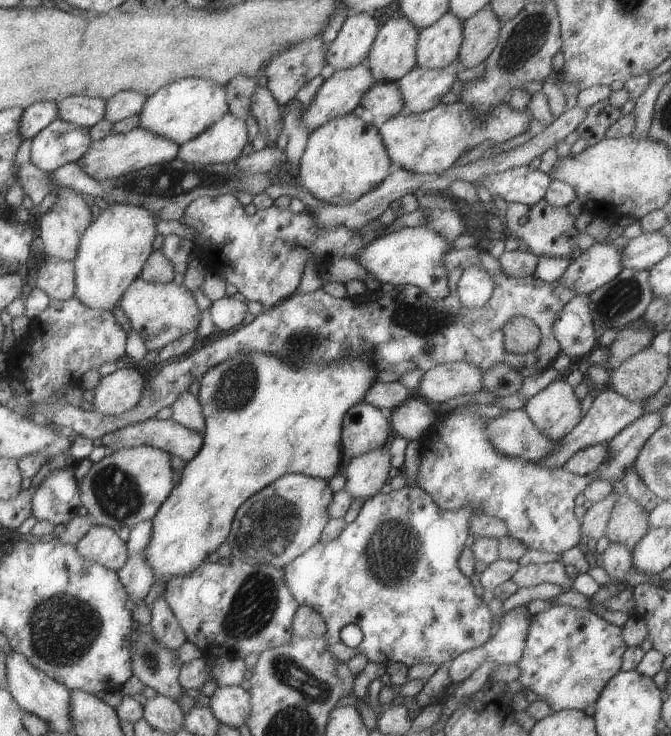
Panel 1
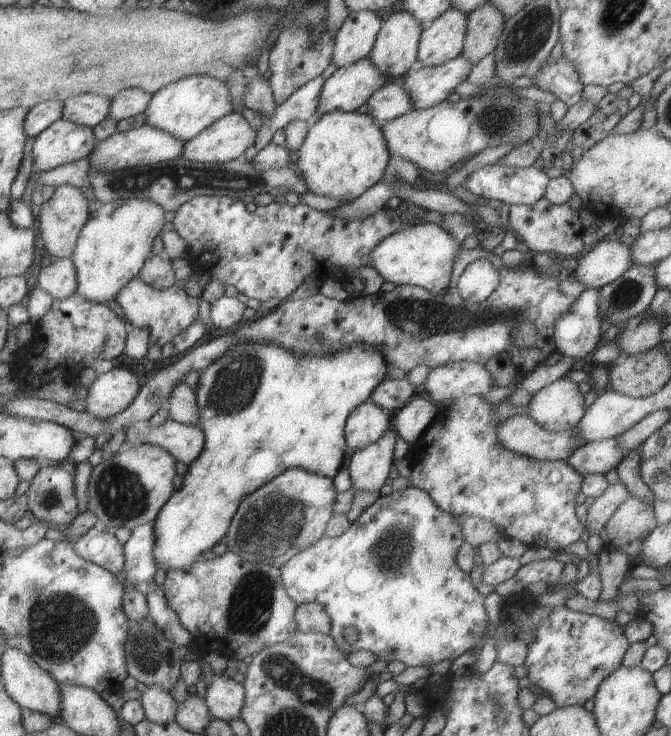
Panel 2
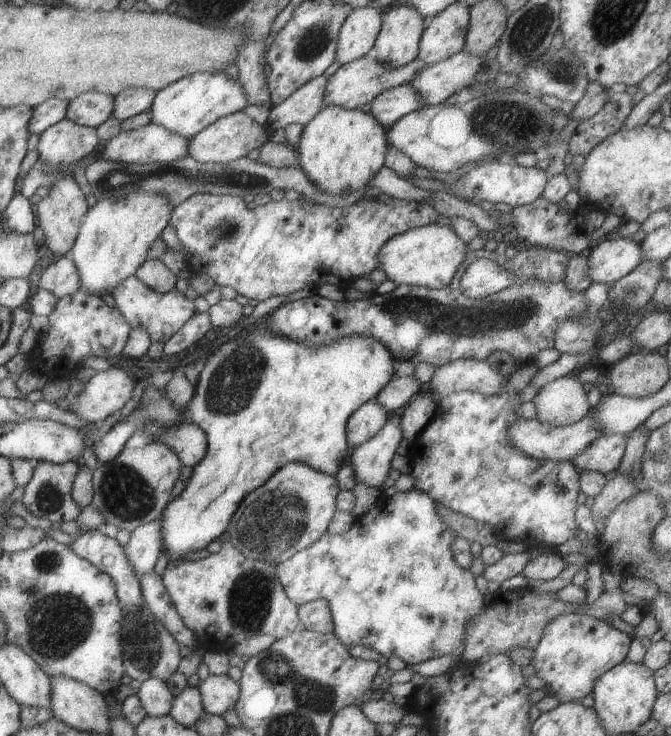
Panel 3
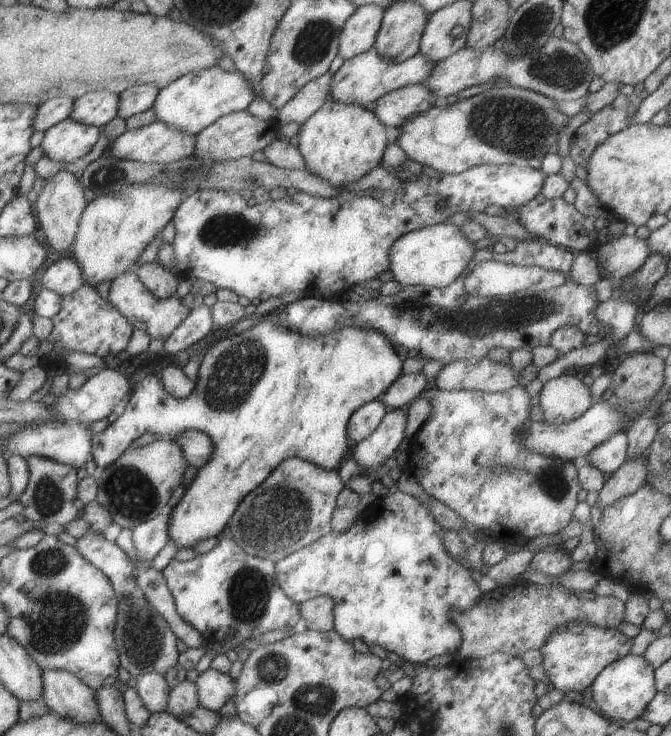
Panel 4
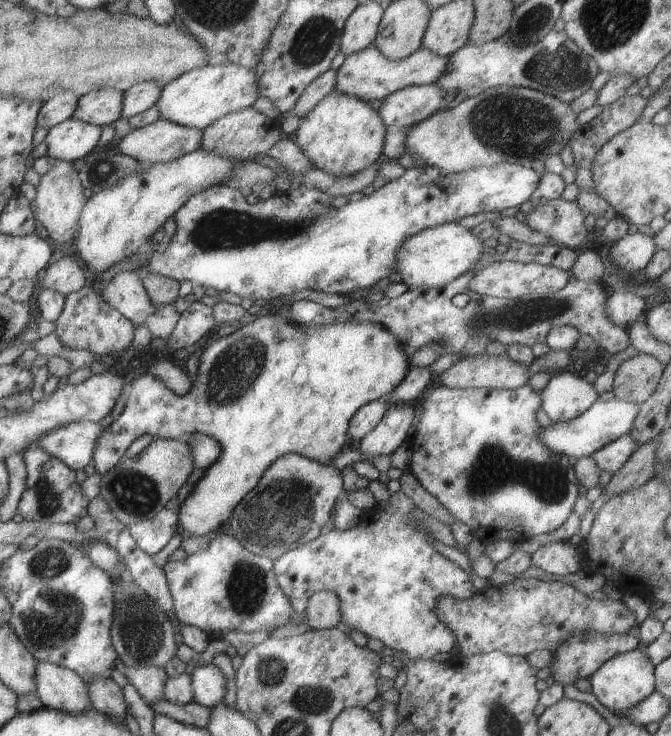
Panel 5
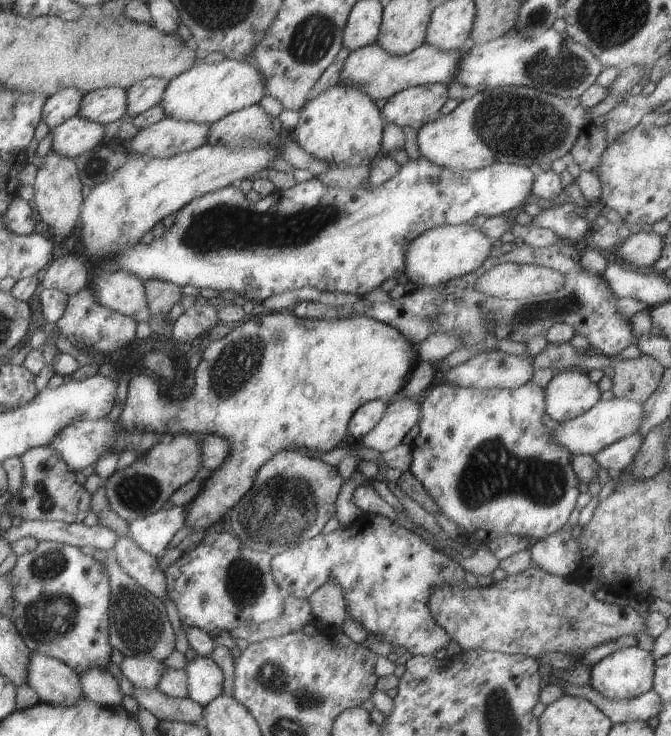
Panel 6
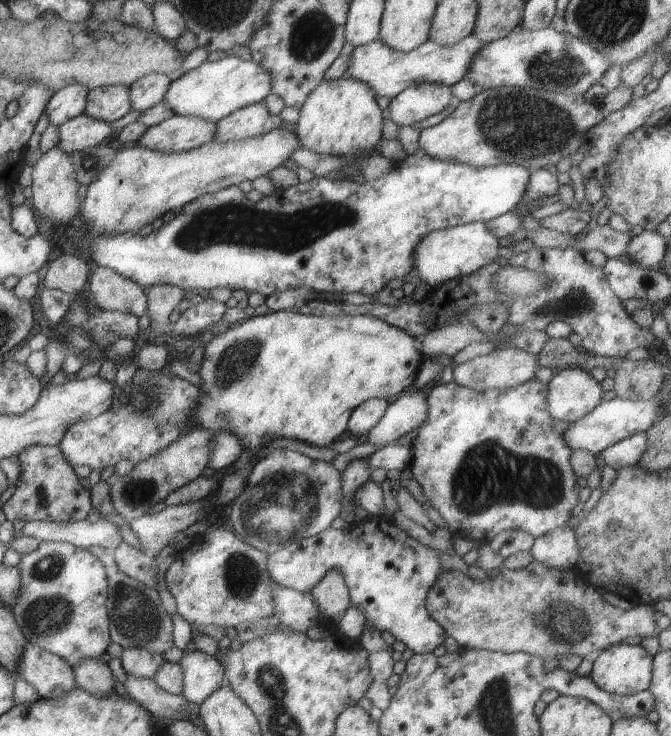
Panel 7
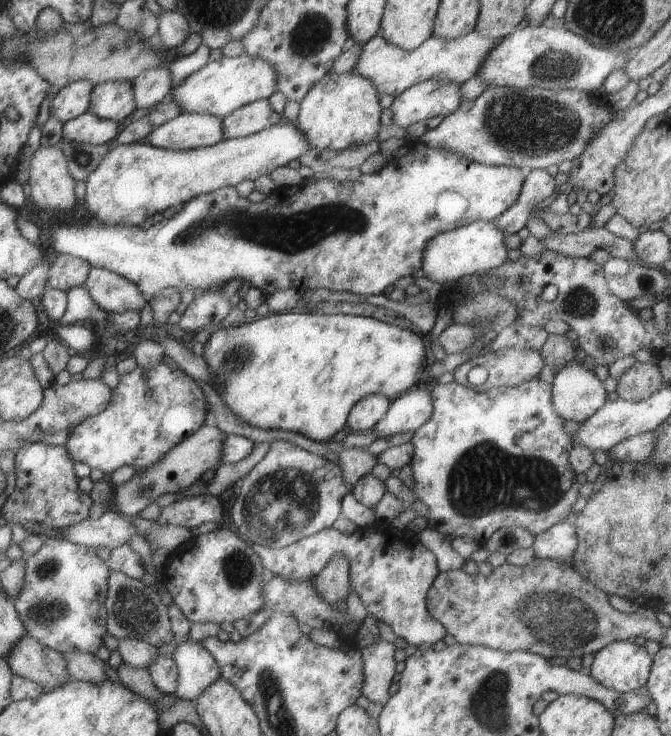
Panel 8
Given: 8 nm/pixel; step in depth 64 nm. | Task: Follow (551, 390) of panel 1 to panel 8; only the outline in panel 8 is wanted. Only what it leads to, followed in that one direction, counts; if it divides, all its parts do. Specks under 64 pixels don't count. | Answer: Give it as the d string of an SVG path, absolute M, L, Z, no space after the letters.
M572 362L557 370L552 382L552 404L558 416L564 420L582 423L588 420L598 408L602 408L607 401L604 383L598 379L594 371L587 370L582 362Z

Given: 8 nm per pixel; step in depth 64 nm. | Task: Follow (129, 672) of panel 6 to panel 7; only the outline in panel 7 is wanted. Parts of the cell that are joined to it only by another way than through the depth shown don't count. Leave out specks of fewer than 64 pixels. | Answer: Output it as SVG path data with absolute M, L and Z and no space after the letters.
M126 648L122 652L121 661L126 674L154 680L158 668L162 668L165 660L163 655L154 654L144 648Z

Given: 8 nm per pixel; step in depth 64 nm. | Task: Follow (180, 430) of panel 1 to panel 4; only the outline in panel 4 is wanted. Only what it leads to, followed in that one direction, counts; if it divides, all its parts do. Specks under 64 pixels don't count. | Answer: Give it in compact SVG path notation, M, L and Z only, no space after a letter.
M184 430L171 439L182 448L186 462L196 468L202 468L214 454L212 440L200 430Z

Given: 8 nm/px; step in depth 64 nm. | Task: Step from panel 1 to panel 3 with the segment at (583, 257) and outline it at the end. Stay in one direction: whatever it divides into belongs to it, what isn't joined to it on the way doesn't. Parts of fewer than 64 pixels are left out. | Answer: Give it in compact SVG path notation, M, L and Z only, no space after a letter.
M623 237L618 240L604 238L586 253L592 282L614 282L635 270L642 262L640 243Z

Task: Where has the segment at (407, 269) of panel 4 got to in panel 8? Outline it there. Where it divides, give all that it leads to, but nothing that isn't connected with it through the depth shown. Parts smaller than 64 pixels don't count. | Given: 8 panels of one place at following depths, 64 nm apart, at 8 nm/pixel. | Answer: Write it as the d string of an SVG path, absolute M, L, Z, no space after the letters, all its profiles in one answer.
M485 220L442 232L426 244L422 252L420 274L432 282L443 285L448 281L458 282L463 276L490 272L492 268L498 268L506 262L506 253L509 249L506 247L504 238L506 236L500 228L496 228L492 221L486 222Z

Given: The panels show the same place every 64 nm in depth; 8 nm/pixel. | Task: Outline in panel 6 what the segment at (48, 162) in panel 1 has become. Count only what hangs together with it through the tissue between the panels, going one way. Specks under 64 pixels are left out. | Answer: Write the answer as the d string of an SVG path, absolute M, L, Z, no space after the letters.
M76 115L50 130L52 151L66 158L78 158L98 146L104 138L103 124L84 120Z

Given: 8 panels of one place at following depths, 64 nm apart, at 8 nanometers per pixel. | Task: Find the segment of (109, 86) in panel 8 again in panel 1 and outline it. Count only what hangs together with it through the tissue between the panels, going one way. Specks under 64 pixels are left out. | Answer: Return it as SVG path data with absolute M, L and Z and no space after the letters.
M70 96L58 104L58 116L66 122L90 128L104 118L107 99Z

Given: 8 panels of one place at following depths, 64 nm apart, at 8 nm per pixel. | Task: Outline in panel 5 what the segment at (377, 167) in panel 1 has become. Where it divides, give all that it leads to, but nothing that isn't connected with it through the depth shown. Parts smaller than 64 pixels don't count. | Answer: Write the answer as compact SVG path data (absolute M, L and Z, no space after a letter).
M334 91L300 119L294 139L314 169L332 176L354 176L383 159L384 136L386 126L377 110L356 96Z

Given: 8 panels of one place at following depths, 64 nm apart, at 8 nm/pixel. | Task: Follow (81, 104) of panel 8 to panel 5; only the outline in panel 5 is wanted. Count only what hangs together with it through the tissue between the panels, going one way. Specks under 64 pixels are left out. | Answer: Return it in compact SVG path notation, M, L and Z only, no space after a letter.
M72 91L57 92L56 96L43 102L38 114L38 127L49 129L72 117L78 108L78 99L79 96Z

